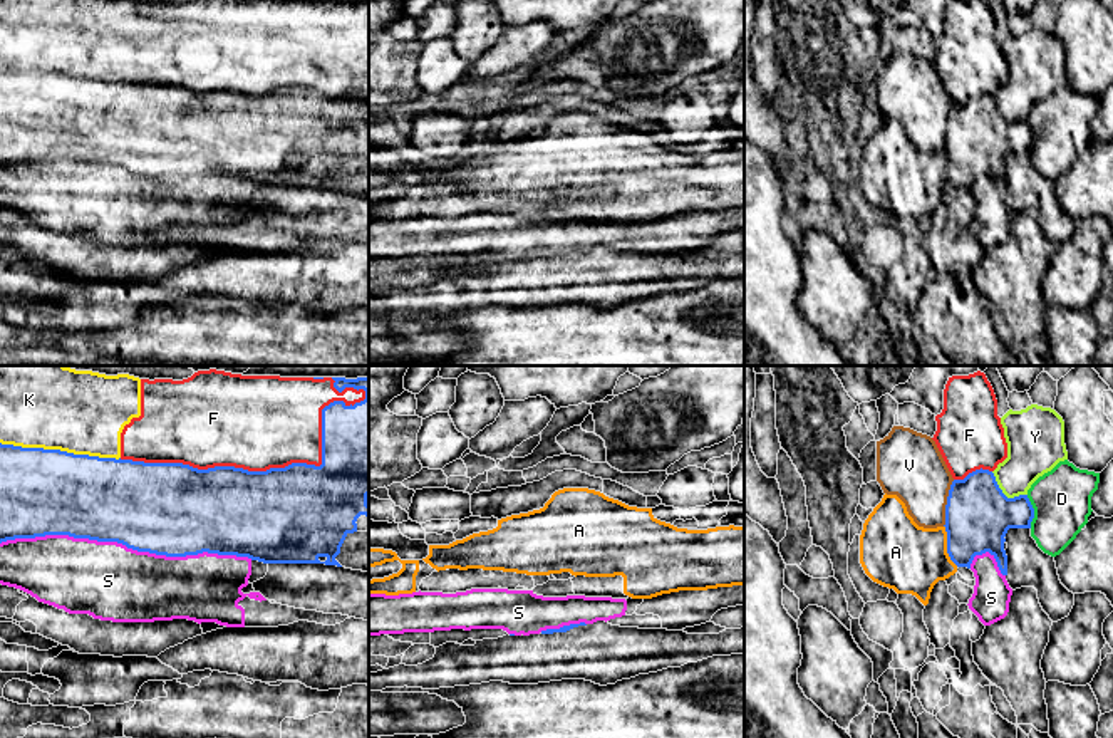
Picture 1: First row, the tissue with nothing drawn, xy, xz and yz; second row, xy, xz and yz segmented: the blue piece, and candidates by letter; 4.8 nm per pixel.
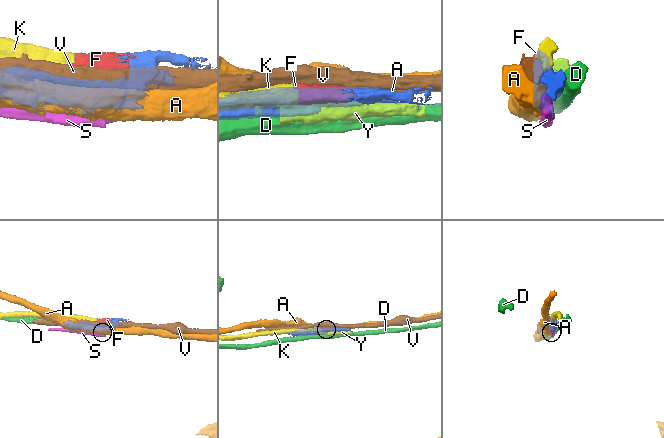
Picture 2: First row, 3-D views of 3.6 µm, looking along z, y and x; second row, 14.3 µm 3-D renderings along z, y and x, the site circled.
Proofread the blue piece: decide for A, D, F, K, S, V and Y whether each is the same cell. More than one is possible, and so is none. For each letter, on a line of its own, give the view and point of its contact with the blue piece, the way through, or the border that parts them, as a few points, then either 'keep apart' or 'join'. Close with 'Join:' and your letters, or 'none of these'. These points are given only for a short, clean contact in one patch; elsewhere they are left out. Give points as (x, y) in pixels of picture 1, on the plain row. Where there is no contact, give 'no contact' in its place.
A: meets blue in yz at (947, 170); keep apart
D: meets blue in yz at (1033, 136); keep apart
F: meets blue in xy at (270, 93); keep apart
K: meets blue in xy at (59, 74); keep apart
S: meets blue in xy at (126, 170); keep apart
V: meets blue in yz at (947, 128); keep apart
Y: meets blue in yz at (1003, 118); keep apart
Join: none of these

